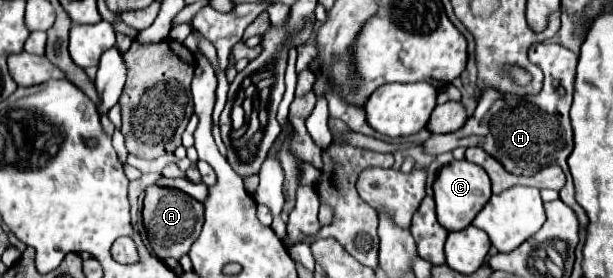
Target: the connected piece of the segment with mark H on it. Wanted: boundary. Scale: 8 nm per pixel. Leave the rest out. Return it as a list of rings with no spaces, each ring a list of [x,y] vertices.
[[[536,43],[530,49],[530,61],[538,65],[544,73],[544,87],[538,95],[514,97],[498,93],[496,89],[484,89],[474,115],[454,133],[436,135],[432,133],[424,143],[422,151],[428,155],[440,155],[454,151],[456,147],[482,147],[488,155],[502,163],[502,167],[514,175],[534,175],[546,165],[560,165],[568,177],[566,187],[560,191],[560,199],[574,209],[580,221],[580,229],[586,231],[588,215],[574,199],[574,183],[568,171],[568,155],[572,153],[572,125],[570,125],[570,105],[574,93],[574,75],[578,55],[558,43]]]

